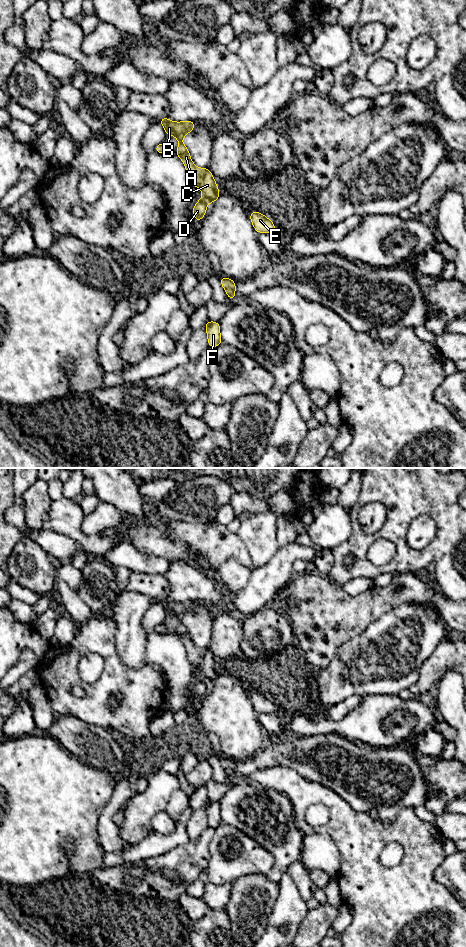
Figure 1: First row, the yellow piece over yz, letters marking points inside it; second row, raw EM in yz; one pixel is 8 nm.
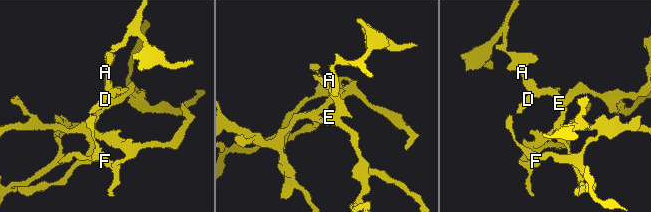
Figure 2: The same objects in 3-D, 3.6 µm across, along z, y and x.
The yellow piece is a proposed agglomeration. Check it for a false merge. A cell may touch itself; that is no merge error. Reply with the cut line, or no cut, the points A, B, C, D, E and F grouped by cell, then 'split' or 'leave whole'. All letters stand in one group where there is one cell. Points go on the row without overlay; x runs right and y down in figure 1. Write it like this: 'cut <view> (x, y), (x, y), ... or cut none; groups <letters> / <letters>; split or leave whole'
cut yz (226, 768), (234, 770); groups A B C D E / F; split

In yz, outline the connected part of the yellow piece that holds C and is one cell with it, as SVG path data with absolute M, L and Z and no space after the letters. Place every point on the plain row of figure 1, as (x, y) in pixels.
M168 597L158 599L165 609L165 614L174 615L178 620L178 629L175 635L179 636L183 641L187 658L192 667L198 666L202 670L203 677L196 682L192 692L197 701L201 701L206 693L207 684L209 682L216 682L221 675L213 654L210 653L209 648L197 648L191 640L187 627L182 620L187 613L193 611L195 601L187 600L184 602L172 602Z

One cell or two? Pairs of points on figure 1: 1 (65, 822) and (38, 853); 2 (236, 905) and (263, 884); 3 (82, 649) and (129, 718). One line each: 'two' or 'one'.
1: one
2: one
3: one

